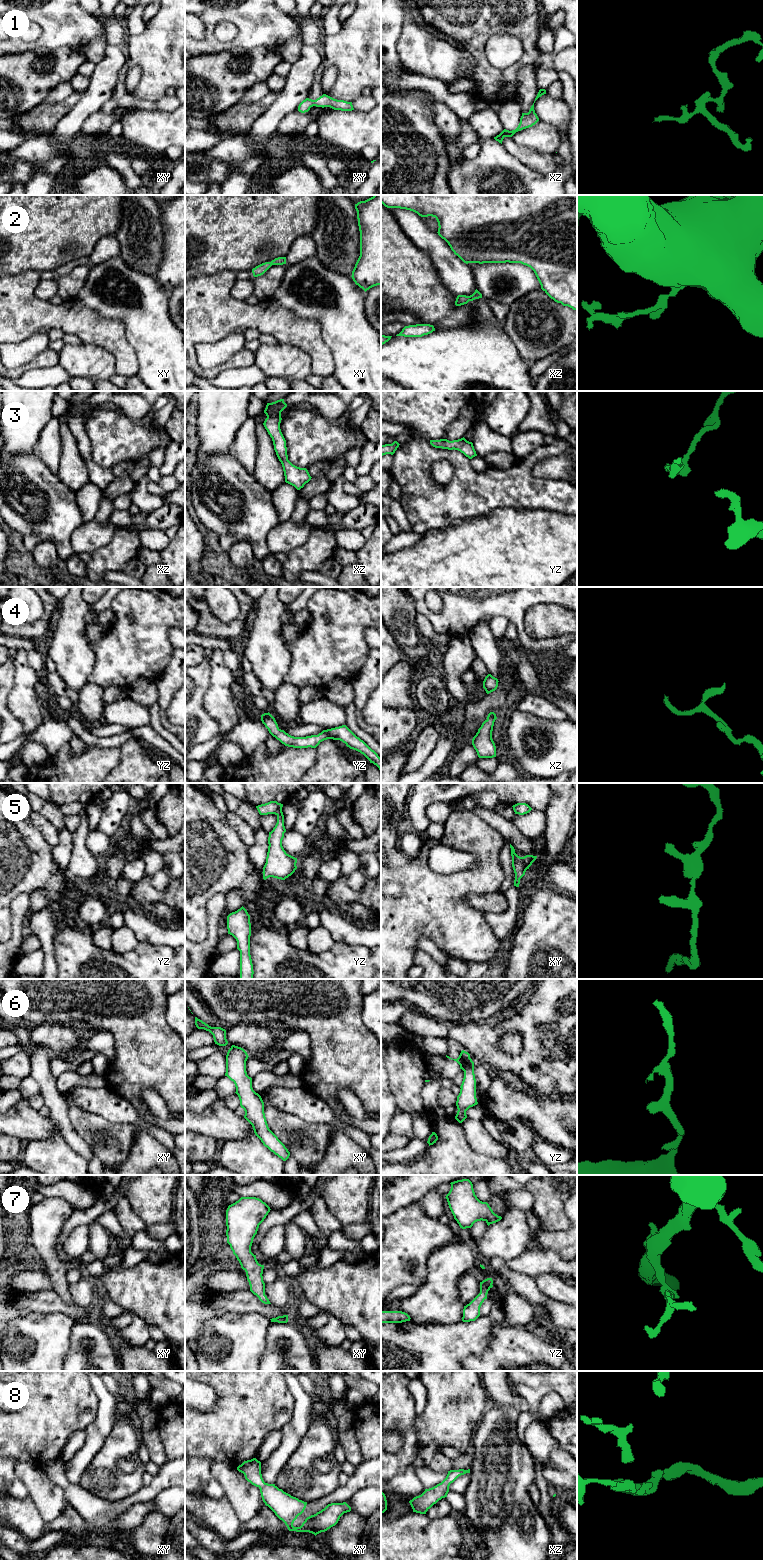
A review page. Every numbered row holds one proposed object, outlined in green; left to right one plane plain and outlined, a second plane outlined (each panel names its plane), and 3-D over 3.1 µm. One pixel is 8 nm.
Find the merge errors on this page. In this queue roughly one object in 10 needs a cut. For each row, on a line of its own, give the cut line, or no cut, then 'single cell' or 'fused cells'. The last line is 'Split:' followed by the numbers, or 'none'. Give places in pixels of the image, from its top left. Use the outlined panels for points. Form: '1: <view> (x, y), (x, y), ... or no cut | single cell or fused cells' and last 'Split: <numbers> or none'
1: no cut | single cell
2: no cut | single cell
3: no cut | single cell
4: no cut | single cell
5: no cut | single cell
6: no cut | single cell
7: no cut | single cell
8: no cut | single cell
Split: none

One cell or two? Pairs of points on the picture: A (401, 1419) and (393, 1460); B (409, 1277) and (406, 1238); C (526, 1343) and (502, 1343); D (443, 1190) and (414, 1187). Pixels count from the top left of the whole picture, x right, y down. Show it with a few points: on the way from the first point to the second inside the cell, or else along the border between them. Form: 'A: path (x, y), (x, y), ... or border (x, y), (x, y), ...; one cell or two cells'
A: path (408, 1430), (408, 1448), (404, 1452); one cell
B: path (401, 1267), (401, 1248); one cell
C: path (520, 1344), (508, 1344); one cell
D: border (439, 1185), (435, 1188); two cells

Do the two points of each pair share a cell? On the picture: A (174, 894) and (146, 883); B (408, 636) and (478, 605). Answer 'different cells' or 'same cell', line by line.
A: same cell
B: different cells

